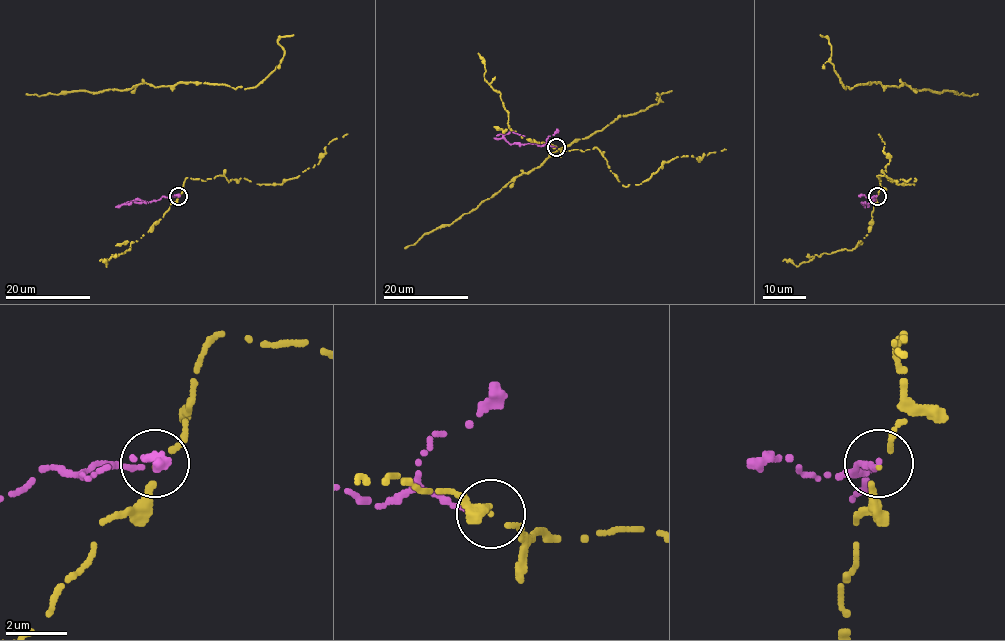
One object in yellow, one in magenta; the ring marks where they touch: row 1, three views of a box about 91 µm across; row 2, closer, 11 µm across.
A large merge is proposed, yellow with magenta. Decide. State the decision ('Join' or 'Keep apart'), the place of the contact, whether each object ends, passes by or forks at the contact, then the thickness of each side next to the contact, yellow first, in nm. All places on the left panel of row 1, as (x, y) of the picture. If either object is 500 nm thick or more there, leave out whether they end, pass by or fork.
Keep apart. Place: (178, 196). At the ring yellow passes by. At the ring magenta ends. Thickness 140 nm (yellow) against 160 nm

